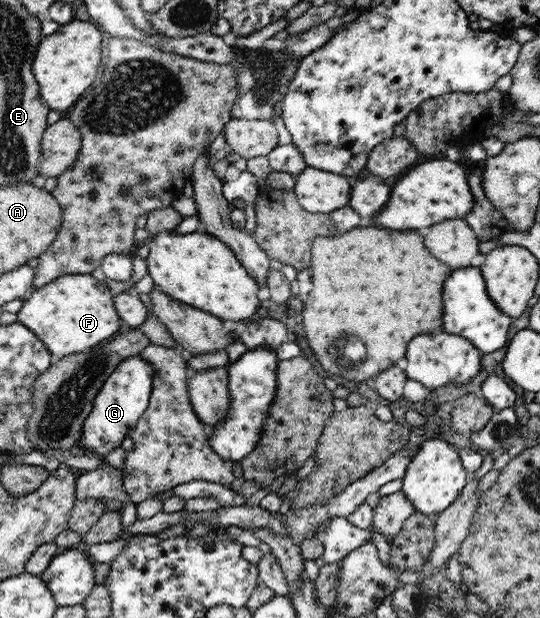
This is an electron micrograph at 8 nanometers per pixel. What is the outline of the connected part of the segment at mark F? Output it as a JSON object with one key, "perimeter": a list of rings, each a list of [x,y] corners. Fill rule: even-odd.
{"perimeter":[[[99,274],[67,275],[37,288],[26,297],[17,321],[25,324],[53,355],[53,363],[67,355],[83,353],[119,331],[118,311],[107,283]]]}

